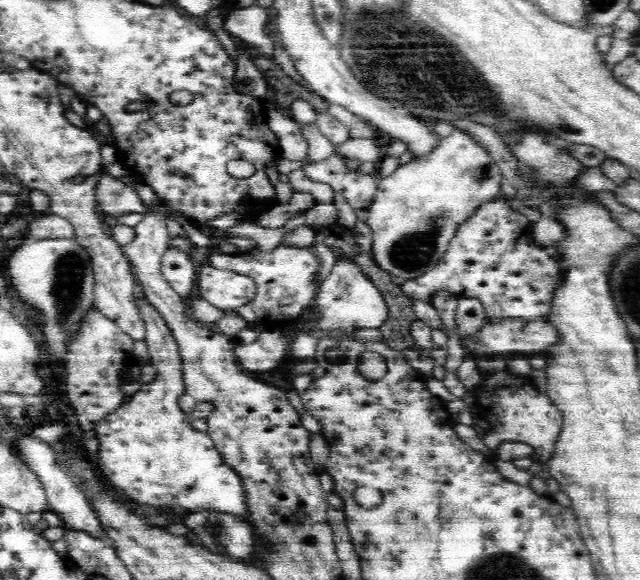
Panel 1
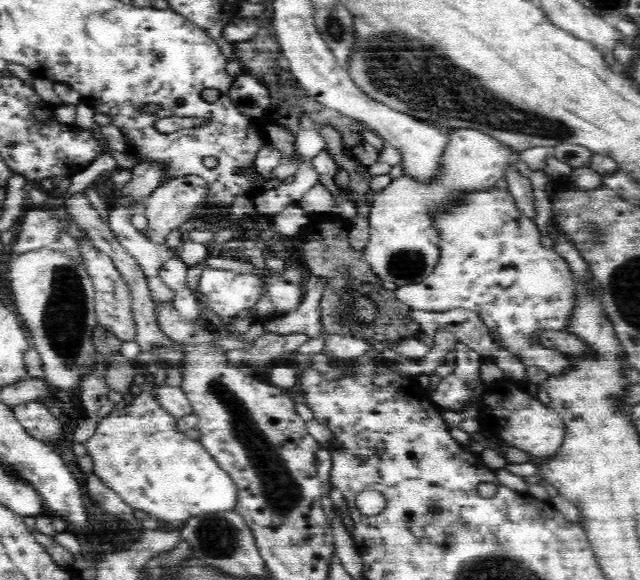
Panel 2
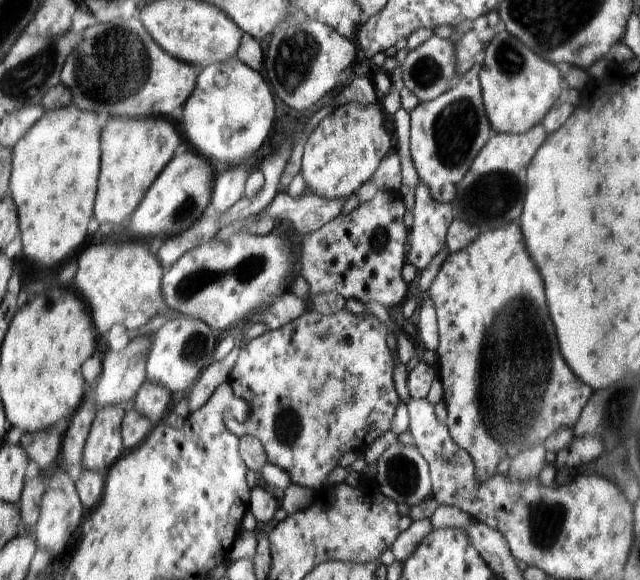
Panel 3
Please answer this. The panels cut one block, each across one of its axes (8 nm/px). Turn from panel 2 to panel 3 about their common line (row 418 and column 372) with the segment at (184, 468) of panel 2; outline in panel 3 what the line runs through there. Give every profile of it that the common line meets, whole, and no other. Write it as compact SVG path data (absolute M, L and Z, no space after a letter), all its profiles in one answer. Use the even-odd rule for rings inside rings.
M378 101L370 104L349 102L340 105L340 108L318 124L318 128L311 133L304 146L300 170L307 184L306 191L325 199L348 198L350 194L354 194L356 188L360 188L362 182L372 178L372 174L377 172L377 168L381 166L383 160L386 160L388 150L390 150L390 136L384 130L384 114Z

